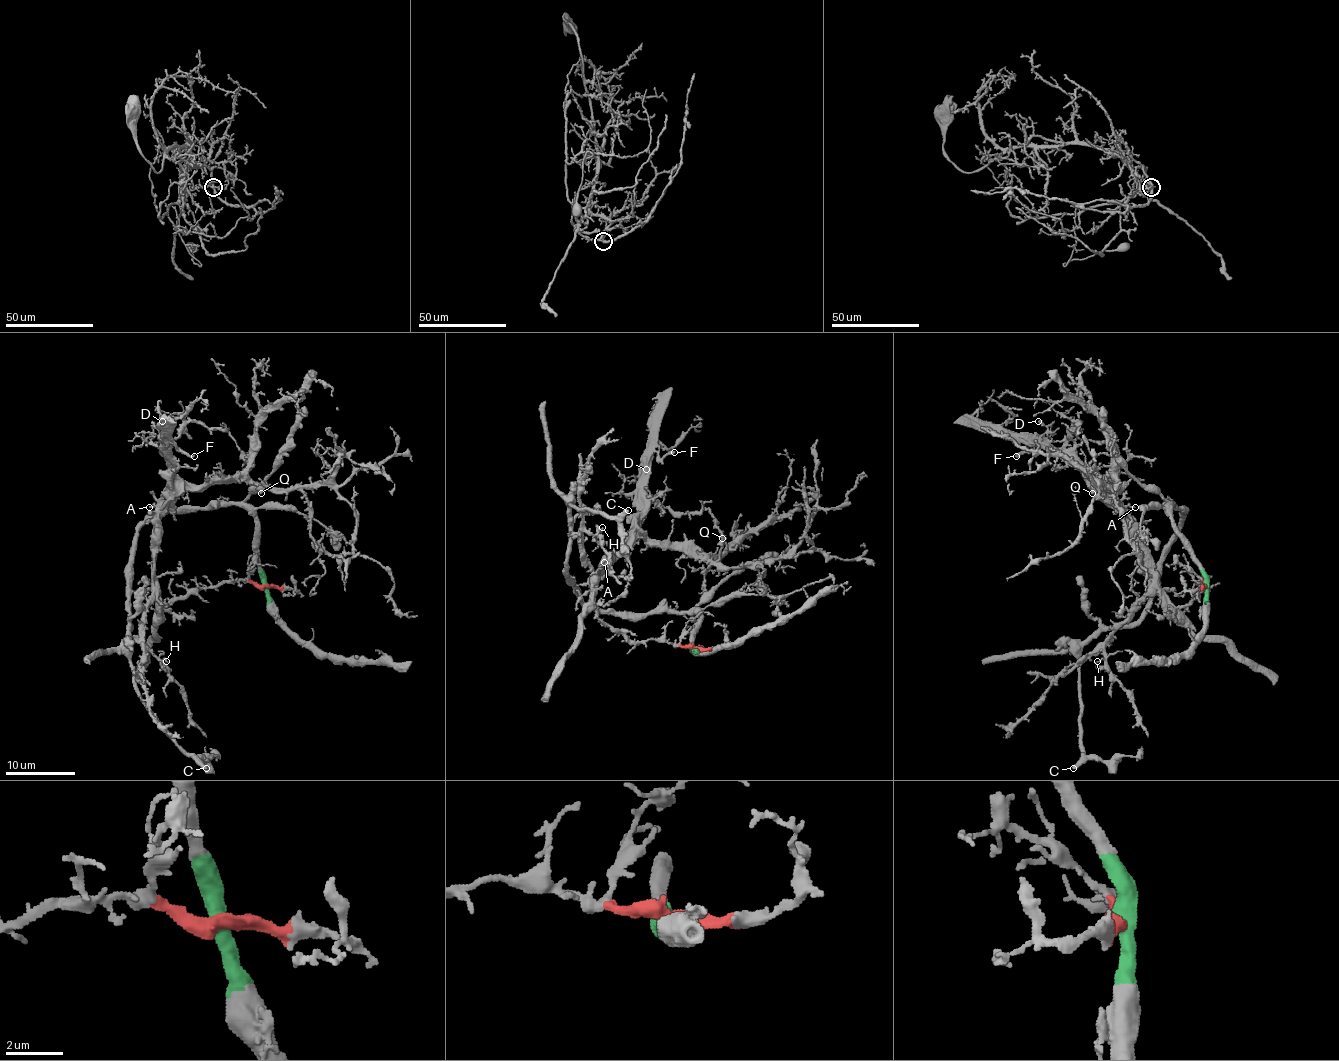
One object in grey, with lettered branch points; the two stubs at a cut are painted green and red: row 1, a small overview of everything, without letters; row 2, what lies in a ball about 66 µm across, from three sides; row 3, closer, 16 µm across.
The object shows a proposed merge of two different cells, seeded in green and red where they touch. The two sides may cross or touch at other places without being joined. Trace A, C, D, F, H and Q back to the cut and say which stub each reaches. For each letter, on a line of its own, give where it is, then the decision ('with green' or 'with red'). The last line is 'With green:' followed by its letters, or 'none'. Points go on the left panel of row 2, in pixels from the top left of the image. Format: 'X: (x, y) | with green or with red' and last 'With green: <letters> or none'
A: (149, 507) | with red
C: (206, 768) | with green
D: (162, 421) | with red
F: (194, 456) | with red
H: (166, 661) | with red
Q: (261, 493) | with red
With green: C

